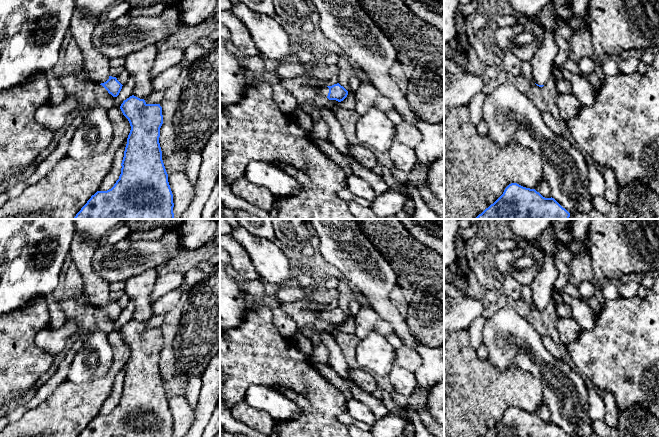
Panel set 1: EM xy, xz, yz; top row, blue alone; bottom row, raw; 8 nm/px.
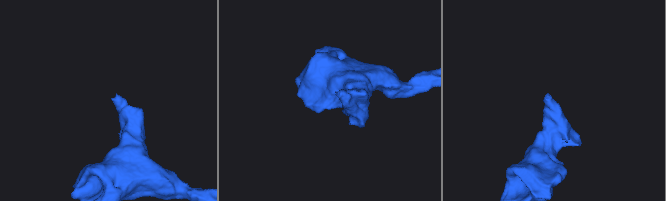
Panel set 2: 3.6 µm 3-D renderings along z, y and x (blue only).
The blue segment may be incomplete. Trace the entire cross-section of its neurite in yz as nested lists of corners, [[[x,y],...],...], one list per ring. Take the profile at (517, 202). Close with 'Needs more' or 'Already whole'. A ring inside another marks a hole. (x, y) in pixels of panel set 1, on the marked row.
[[[509,184],[503,194],[475,219],[569,219],[570,213],[554,198],[545,198],[535,189]]]. Already whole

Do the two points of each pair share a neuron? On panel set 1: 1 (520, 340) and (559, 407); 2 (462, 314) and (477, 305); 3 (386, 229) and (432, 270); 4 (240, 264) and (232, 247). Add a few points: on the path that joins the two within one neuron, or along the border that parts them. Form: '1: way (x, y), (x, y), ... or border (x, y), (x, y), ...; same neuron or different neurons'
1: way (534, 357), (559, 382), (559, 390); same neuron
2: way (466, 310), (473, 308); same neuron
3: way (397, 240), (421, 264); same neuron
4: way (240, 260), (235, 251); same neuron

